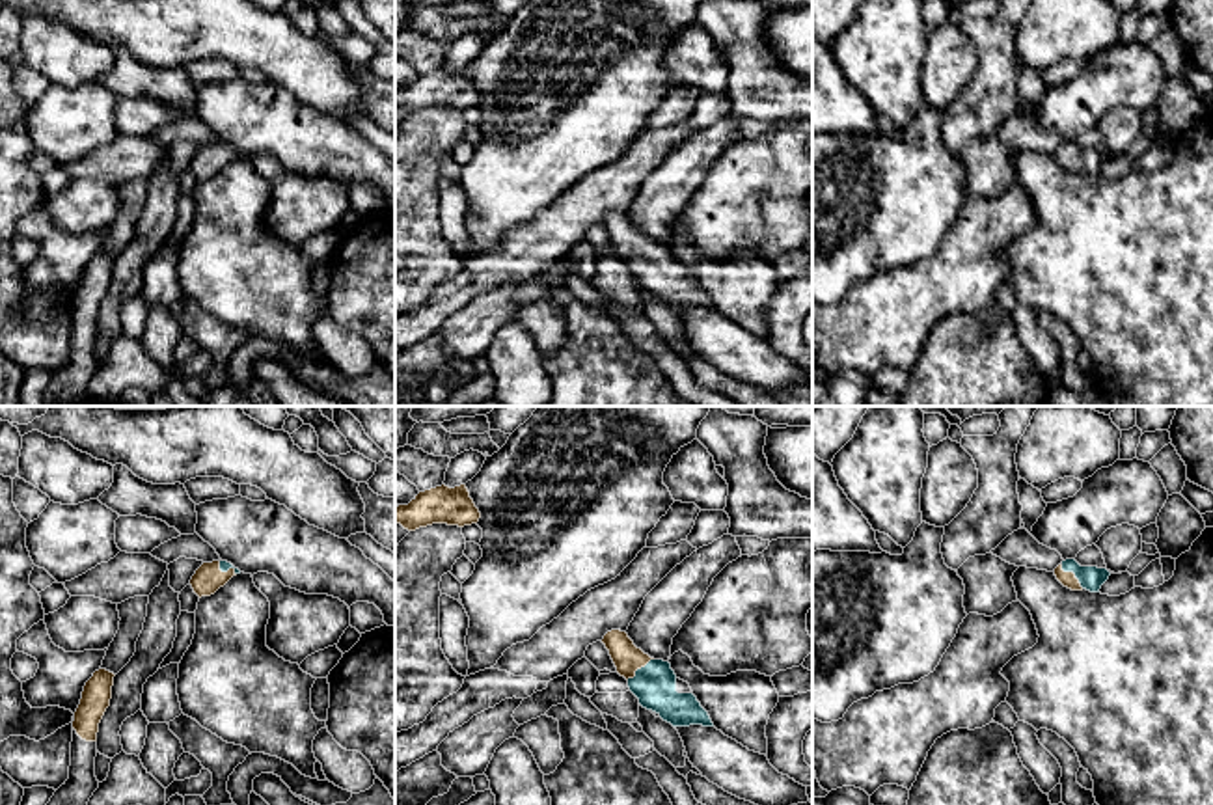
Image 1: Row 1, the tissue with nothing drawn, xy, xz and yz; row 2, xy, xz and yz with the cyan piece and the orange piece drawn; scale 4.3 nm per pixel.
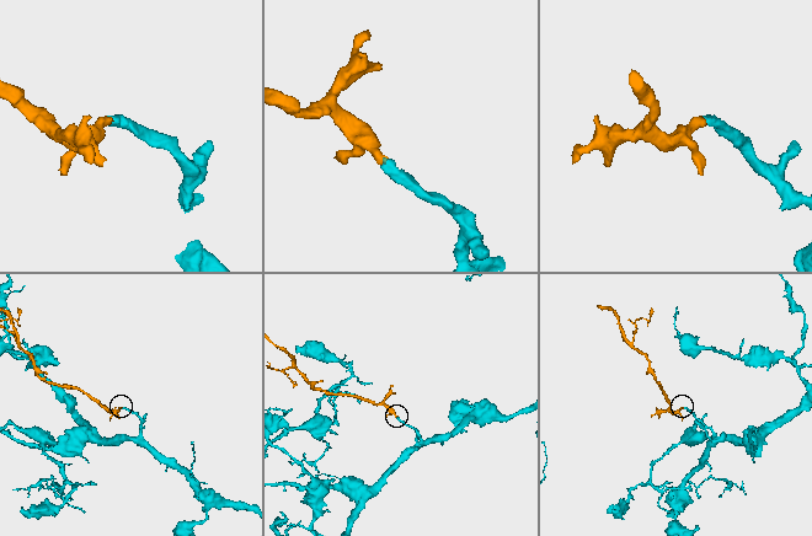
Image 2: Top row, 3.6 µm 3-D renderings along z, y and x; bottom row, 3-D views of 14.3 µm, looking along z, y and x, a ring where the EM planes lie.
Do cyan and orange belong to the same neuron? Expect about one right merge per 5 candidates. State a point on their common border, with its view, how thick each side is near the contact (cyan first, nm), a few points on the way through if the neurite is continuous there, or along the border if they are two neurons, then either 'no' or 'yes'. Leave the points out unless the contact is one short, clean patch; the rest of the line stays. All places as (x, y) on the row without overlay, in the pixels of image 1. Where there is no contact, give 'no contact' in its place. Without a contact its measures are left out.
yz (1074, 155) | 110/70 nm | across yz (1090, 161), (1074, 155), (1068, 163) | yes

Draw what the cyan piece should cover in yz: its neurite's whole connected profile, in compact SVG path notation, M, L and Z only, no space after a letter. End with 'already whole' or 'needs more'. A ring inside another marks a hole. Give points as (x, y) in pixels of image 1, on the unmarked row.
M1066 142L1055 151L1056 162L1071 173L1099 175L1111 155L1097 149L1081 149L1075 142Z | needs more

